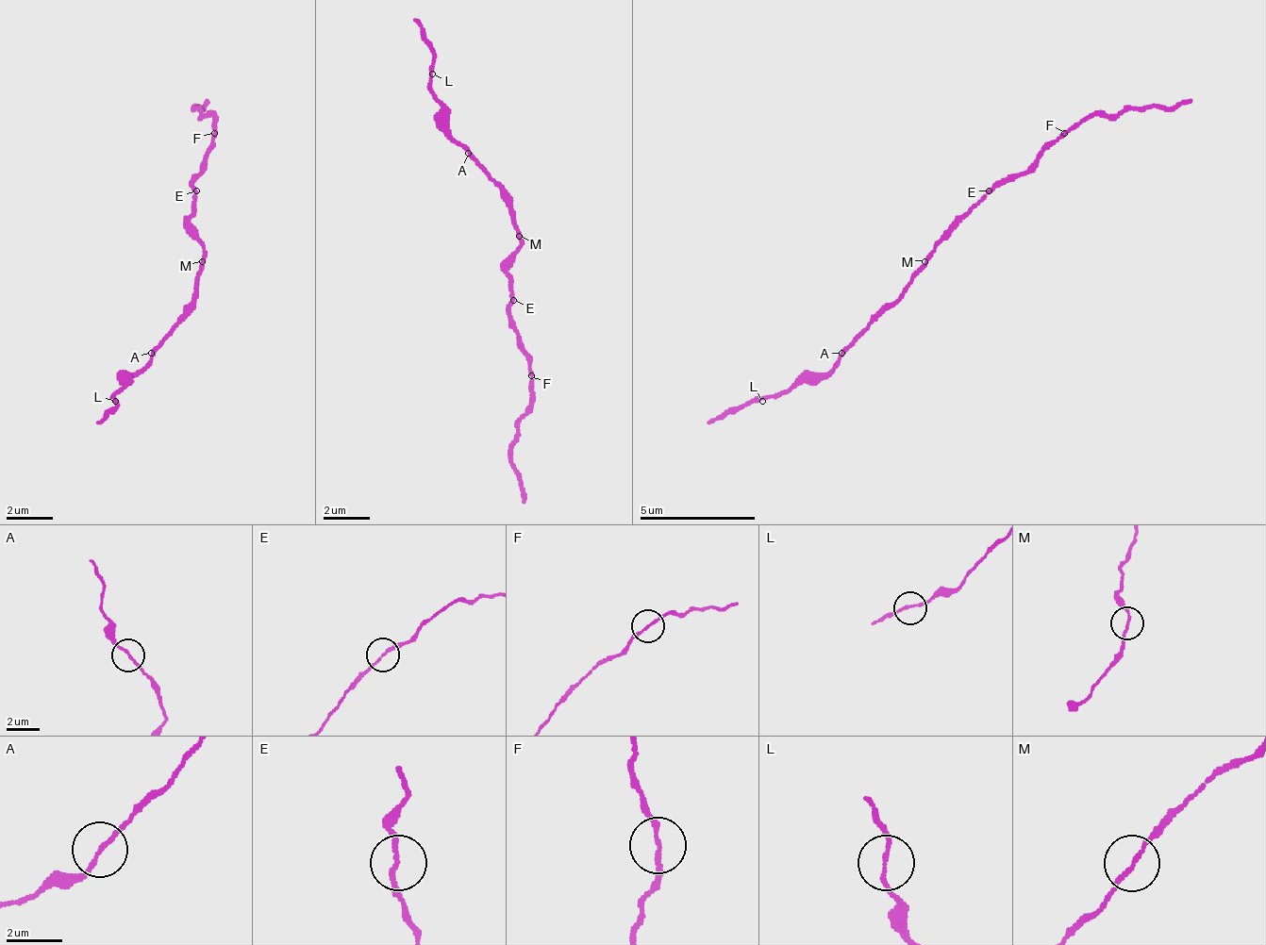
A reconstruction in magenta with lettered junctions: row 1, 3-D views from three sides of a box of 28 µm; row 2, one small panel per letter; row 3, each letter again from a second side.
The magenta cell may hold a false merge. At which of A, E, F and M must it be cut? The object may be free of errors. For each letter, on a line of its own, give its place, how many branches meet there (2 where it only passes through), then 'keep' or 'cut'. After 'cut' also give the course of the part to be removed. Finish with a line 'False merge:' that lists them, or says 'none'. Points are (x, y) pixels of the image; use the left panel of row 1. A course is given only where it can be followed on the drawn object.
A: (151, 353) | 2 | keep
E: (196, 190) | 2 | keep
F: (214, 133) | 2 | keep
M: (202, 261) | 2 | keep
False merge: none

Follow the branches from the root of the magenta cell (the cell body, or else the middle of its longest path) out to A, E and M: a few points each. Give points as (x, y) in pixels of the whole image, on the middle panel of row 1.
A: (519, 248), (519, 230), (513, 224), (513, 201), (467, 155)
E: (519, 248), (519, 254), (508, 271), (508, 294), (513, 300)
M: (519, 248), (519, 236)

